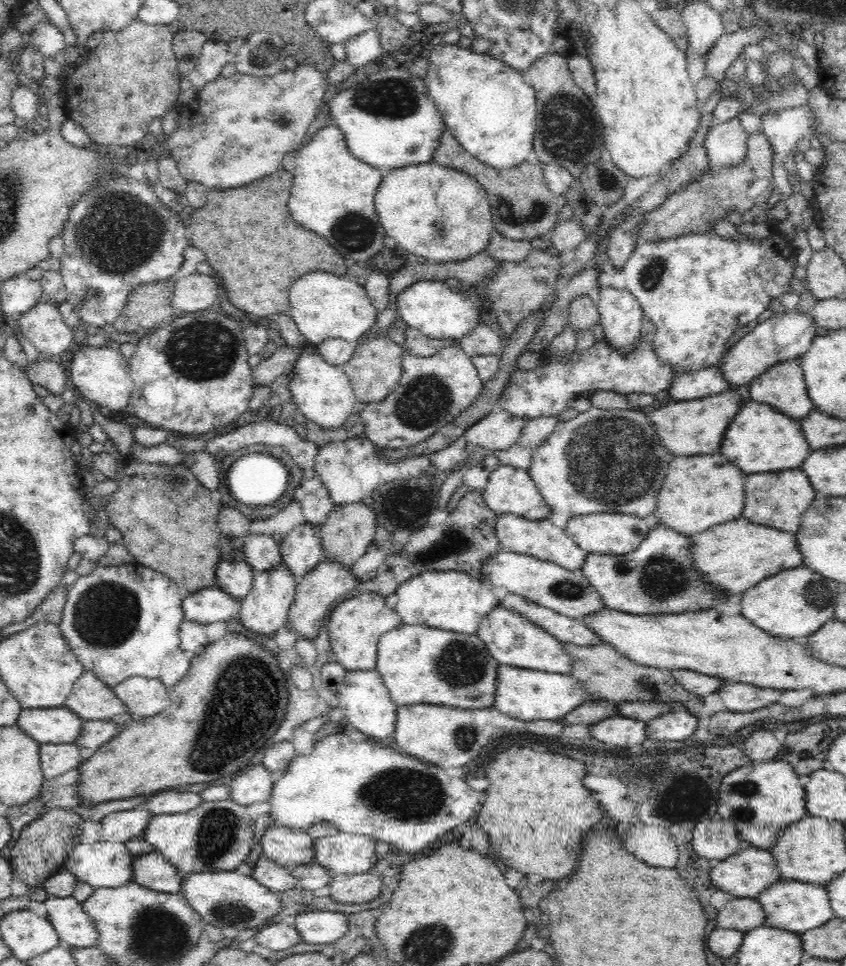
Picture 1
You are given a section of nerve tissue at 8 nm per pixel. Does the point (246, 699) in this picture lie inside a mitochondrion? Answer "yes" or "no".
yes

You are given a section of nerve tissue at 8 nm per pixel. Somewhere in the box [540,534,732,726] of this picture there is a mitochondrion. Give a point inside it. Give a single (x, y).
(662, 579)

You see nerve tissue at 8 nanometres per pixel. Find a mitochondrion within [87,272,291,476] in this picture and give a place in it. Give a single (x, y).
(199, 350)

